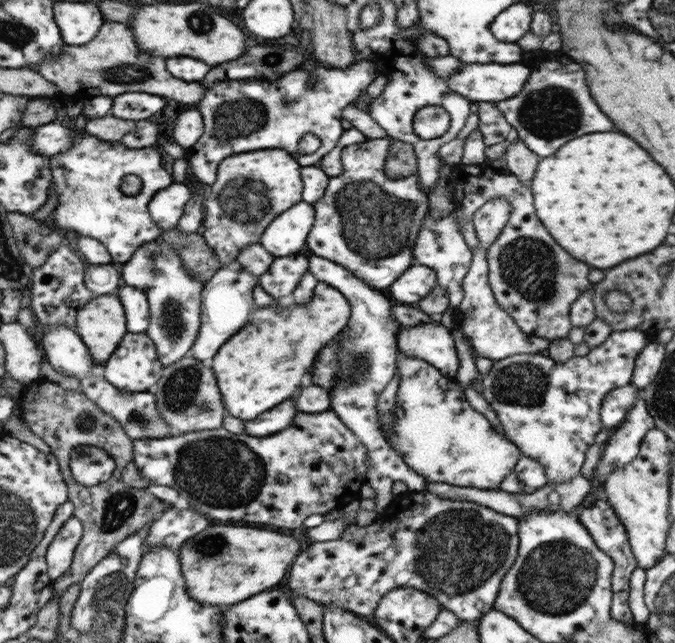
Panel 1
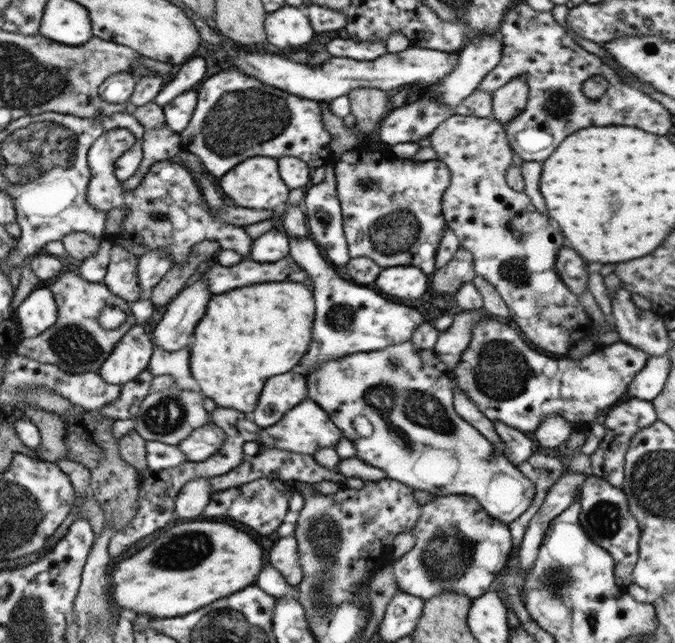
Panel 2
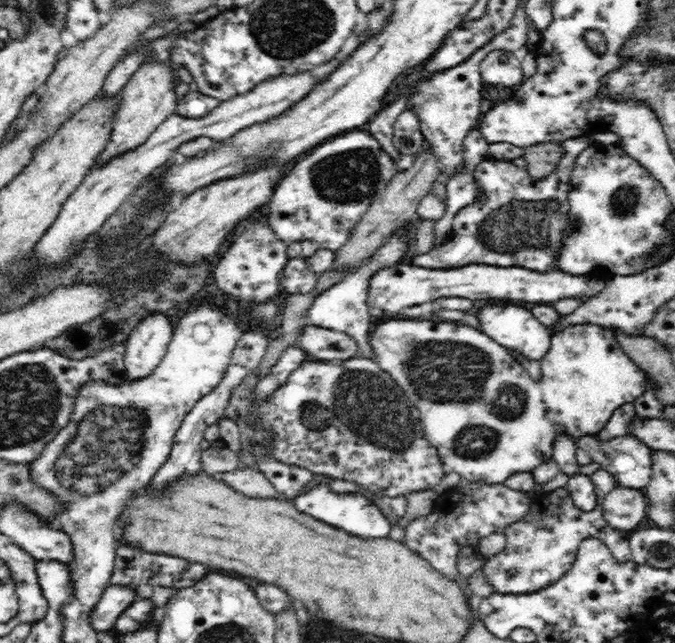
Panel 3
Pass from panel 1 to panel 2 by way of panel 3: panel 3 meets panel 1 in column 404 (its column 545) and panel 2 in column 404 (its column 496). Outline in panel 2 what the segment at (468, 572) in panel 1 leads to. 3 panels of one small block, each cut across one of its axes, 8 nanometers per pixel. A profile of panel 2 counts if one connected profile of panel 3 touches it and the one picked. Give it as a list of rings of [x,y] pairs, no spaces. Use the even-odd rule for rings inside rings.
[[[433,496],[429,504],[421,506],[421,518],[409,530],[409,534],[415,538],[415,544],[409,552],[405,552],[401,558],[397,558],[391,564],[391,570],[401,594],[417,596],[421,600],[429,600],[445,592],[465,594],[467,598],[475,600],[491,590],[495,576],[505,568],[505,564],[511,562],[509,556],[513,550],[513,542],[507,524],[491,518],[481,508],[479,500],[475,500],[473,496],[441,496],[441,498]]]

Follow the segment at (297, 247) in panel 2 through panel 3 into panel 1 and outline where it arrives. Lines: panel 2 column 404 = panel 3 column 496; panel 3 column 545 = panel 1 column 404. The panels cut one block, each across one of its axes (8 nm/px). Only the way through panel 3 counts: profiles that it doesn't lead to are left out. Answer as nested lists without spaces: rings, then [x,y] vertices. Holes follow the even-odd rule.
[[[435,324],[399,326],[395,344],[401,356],[413,356],[413,360],[423,360],[433,368],[439,368],[443,376],[457,376],[459,356],[449,328]]]

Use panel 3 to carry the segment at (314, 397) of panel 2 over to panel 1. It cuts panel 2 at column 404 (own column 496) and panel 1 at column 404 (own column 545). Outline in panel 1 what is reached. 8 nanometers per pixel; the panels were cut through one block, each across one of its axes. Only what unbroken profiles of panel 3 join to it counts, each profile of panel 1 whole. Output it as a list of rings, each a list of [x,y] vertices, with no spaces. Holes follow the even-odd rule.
[[[399,354],[397,368],[401,370],[401,384],[395,396],[391,428],[383,428],[381,416],[377,414],[381,436],[389,448],[429,484],[449,484],[485,492],[501,490],[503,478],[513,474],[521,458],[519,448],[495,432],[489,420],[469,406],[455,378],[443,376],[439,368],[423,360],[413,360],[413,356]]]

